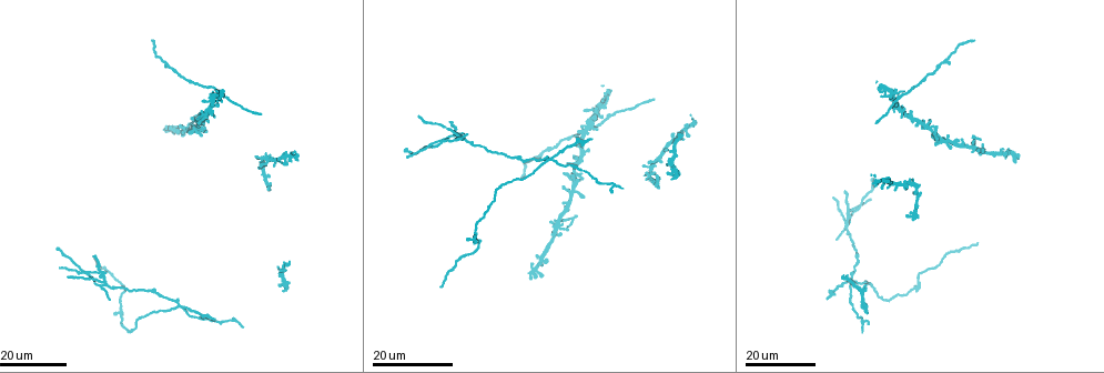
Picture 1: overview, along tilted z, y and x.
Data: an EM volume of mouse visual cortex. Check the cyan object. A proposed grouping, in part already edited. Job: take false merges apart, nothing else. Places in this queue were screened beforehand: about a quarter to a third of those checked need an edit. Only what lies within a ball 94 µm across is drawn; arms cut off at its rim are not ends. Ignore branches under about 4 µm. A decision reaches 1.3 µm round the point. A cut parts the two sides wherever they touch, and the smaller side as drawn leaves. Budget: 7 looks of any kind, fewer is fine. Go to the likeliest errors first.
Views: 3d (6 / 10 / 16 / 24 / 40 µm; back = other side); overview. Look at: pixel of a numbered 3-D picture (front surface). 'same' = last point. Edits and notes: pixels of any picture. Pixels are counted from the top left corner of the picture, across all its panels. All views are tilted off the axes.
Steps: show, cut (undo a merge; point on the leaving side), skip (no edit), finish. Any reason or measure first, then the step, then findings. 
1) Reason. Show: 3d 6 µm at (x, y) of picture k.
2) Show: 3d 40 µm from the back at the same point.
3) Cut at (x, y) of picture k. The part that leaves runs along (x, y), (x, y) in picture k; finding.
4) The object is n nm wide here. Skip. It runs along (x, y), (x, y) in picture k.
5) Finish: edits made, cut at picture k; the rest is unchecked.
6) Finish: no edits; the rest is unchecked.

Show: 3d 16 µm at (559, 220) of picture 1.

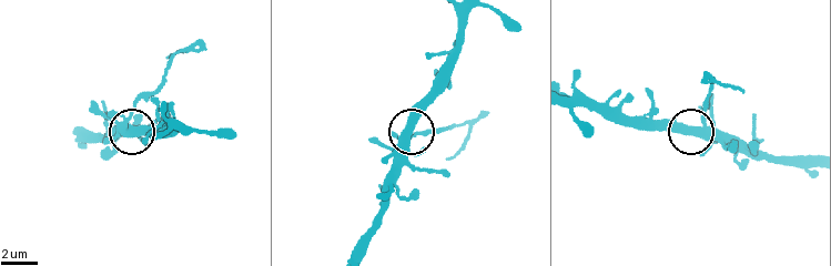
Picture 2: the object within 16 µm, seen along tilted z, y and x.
Show: 3d 6 µm at (704, 120) of picture 2.

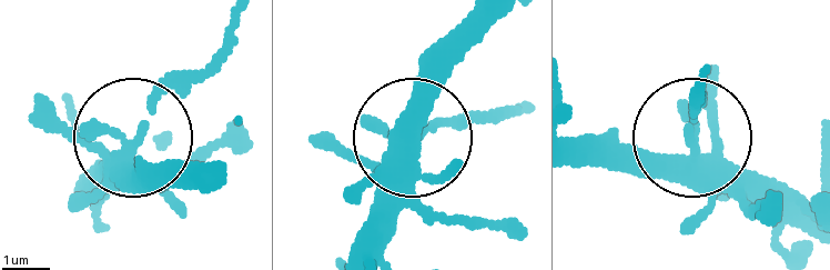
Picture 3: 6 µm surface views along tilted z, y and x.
The side arm is 8 µm long. Cut at (183, 98) of picture 3. The part that leaves runs along (139, 141), (231, 18) in picture 3; two neurons meet here.

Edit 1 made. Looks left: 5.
Redraw. Show: overview.

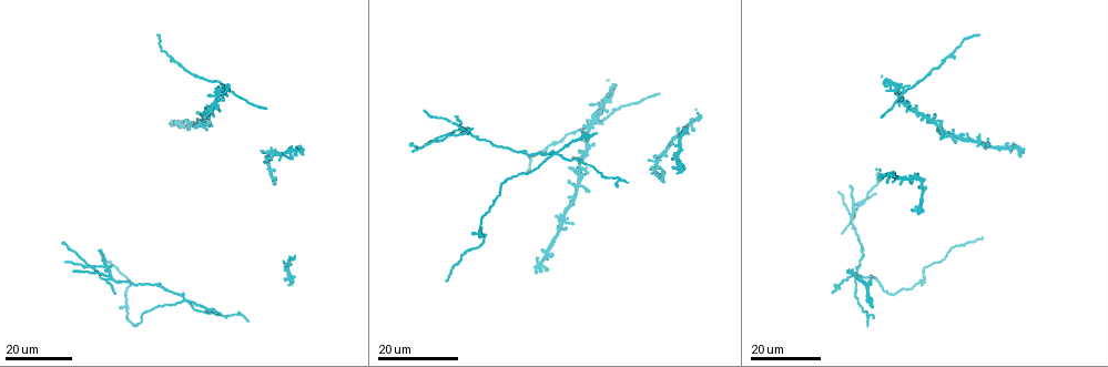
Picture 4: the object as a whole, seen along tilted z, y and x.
Three-way junction. Show: 3d 16 µm at (553, 155) of picture 4.

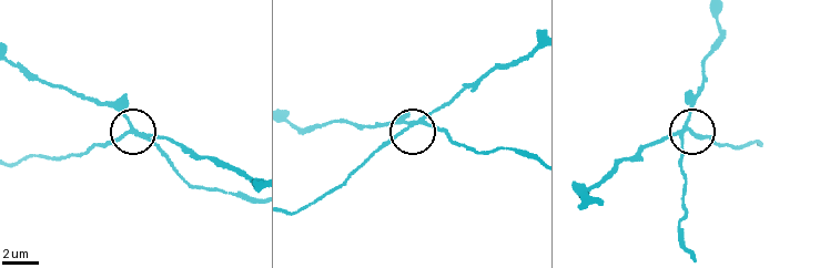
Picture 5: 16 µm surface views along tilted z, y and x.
Zoom in. Show: 3d 6 µm at (130, 129) of picture 5.

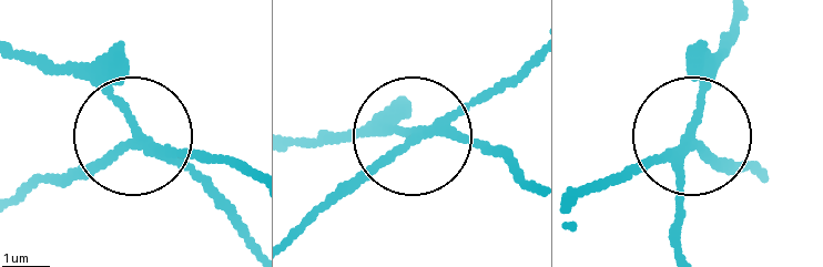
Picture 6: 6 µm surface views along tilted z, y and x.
The object is 160 nm wide here. Cut at (99, 170) of picture 6. The part that leaves runs along (144, 146), (20, 191) in picture 6; a second neuron is stuck on.

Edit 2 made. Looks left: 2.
Finish: edits made, cut at picture 3, cut at picture 6; the rest is unchecked.

